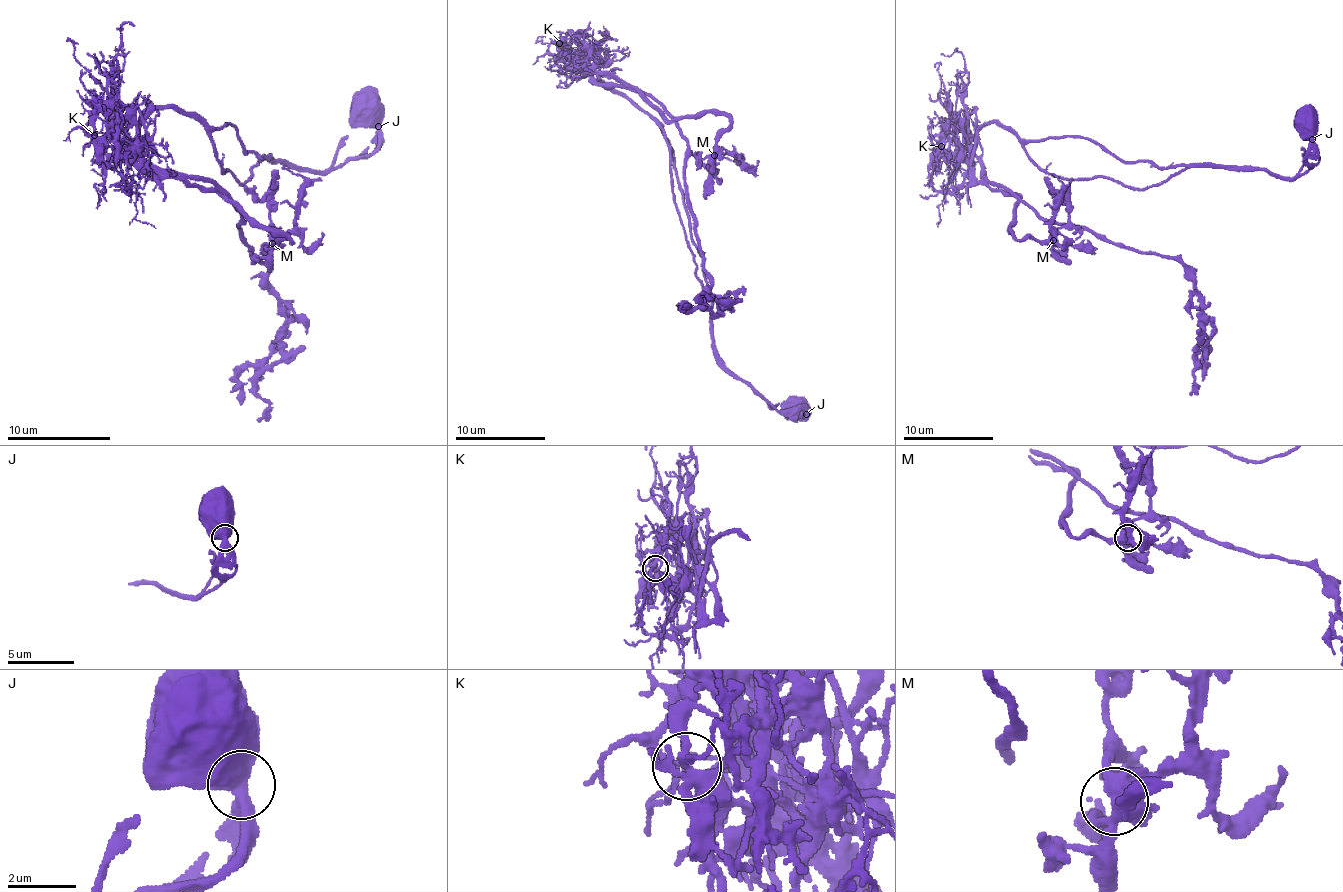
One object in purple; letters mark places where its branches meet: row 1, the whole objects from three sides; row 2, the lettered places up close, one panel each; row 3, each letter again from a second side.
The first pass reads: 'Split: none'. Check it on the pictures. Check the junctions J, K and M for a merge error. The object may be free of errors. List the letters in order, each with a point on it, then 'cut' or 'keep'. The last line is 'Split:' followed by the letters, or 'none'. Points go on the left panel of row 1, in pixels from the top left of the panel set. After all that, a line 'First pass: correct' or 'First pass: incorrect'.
J: at (378, 126); keep
K: at (94, 135); cut
M: at (272, 243); keep
Split: K
First pass: incorrect

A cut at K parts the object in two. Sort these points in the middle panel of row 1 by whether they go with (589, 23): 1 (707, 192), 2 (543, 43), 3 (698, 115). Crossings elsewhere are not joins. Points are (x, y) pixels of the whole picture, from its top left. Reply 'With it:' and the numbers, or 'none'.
With it: 1, 2, 3

